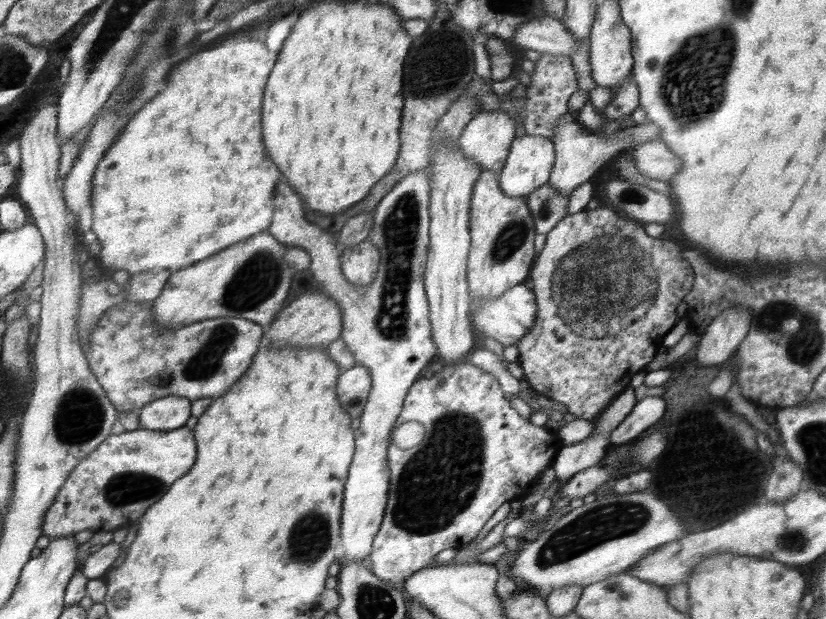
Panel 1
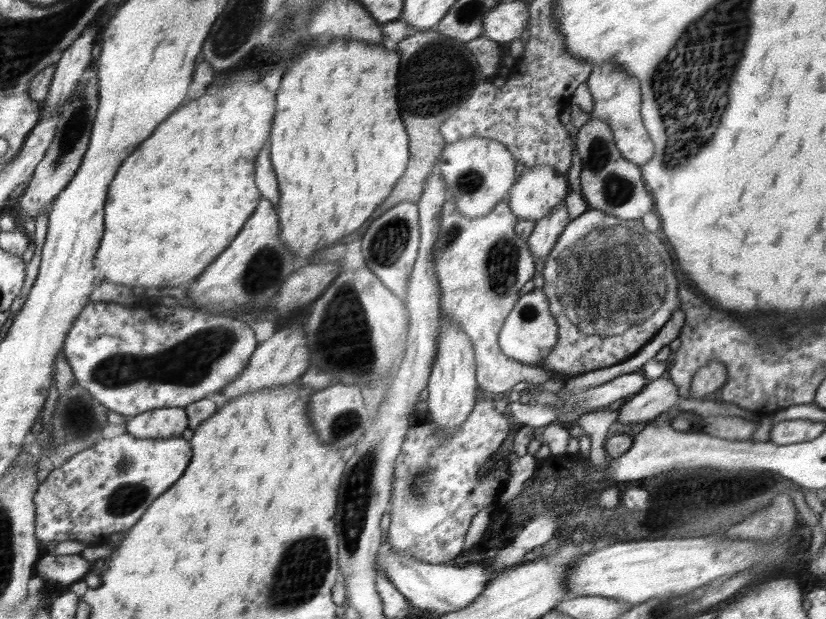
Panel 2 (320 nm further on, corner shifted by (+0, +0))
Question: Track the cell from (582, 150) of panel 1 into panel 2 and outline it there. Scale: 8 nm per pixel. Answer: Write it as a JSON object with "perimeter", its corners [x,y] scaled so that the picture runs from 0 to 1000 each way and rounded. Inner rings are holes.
{"perimeter":[[[684,323],[667,342],[667,347],[648,359],[648,368],[643,380],[637,384],[637,389],[642,396],[645,414],[649,414],[650,423],[657,426],[661,415],[667,412],[668,401],[676,391],[677,381],[686,370],[689,360]]]}

